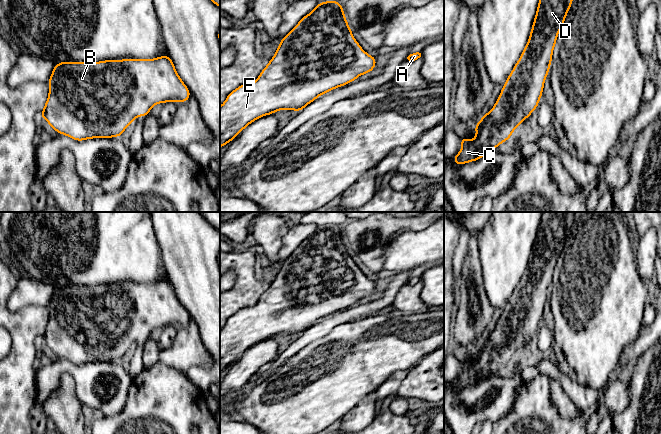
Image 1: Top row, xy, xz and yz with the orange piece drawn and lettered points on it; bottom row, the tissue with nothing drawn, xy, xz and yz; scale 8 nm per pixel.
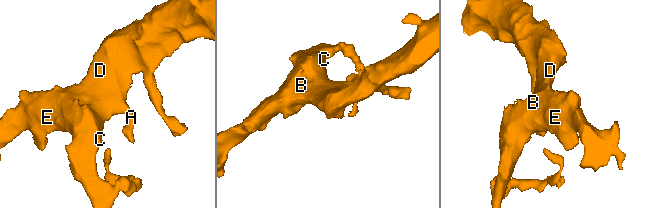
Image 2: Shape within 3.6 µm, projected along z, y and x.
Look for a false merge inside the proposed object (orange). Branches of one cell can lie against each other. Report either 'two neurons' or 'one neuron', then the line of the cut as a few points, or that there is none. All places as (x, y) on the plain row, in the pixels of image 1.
one neuron; no cut

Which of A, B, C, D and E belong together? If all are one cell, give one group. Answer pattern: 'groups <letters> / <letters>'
groups A B C D E

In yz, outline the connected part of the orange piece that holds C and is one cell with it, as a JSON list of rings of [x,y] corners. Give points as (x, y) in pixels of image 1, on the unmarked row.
[[[543,212],[538,227],[537,236],[531,253],[528,267],[489,337],[485,337],[476,353],[477,360],[473,365],[460,362],[461,375],[452,383],[458,389],[476,385],[488,379],[498,369],[511,362],[512,356],[520,349],[533,334],[537,333],[542,321],[544,305],[550,294],[552,277],[567,236],[574,223],[574,212]]]

